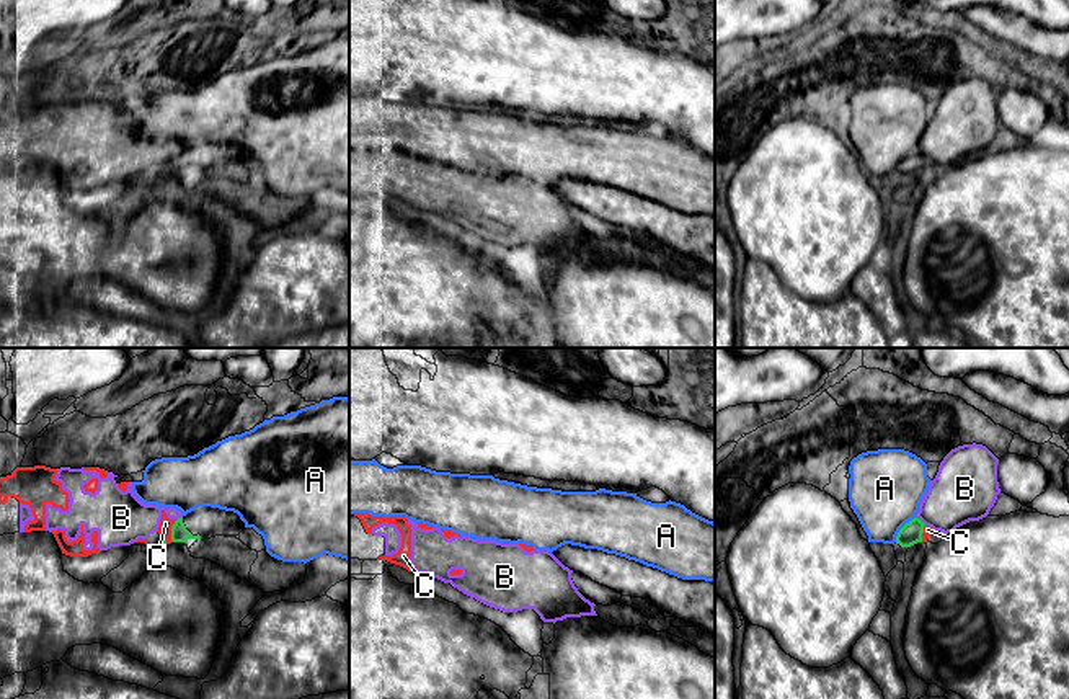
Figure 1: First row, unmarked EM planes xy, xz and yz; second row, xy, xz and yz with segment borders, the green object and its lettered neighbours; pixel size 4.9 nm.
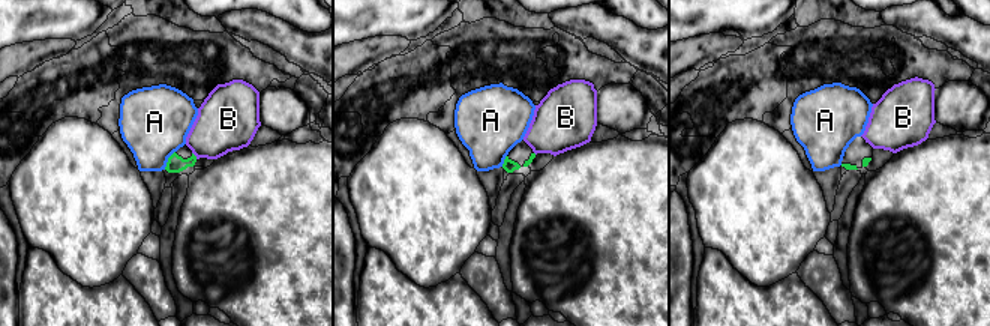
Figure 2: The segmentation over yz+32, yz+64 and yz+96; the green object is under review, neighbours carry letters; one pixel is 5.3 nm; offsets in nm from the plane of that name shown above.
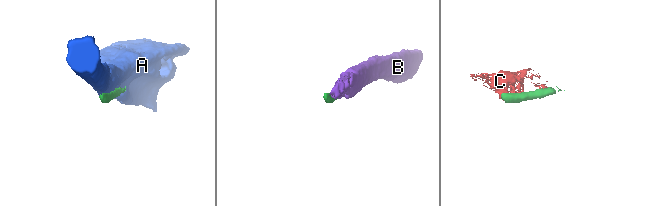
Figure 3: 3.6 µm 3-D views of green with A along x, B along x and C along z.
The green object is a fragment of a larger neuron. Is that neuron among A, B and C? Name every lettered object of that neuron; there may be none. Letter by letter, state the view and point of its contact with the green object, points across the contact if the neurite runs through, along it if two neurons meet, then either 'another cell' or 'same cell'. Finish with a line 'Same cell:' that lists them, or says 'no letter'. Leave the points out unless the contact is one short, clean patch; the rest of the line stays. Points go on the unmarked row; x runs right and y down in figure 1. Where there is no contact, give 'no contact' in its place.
A: meets green in yz at (901, 162); another cell
B: meets green in yz at (921, 155); another cell
C: meets green in xy at (172, 165); another cell
Same cell: no letter

